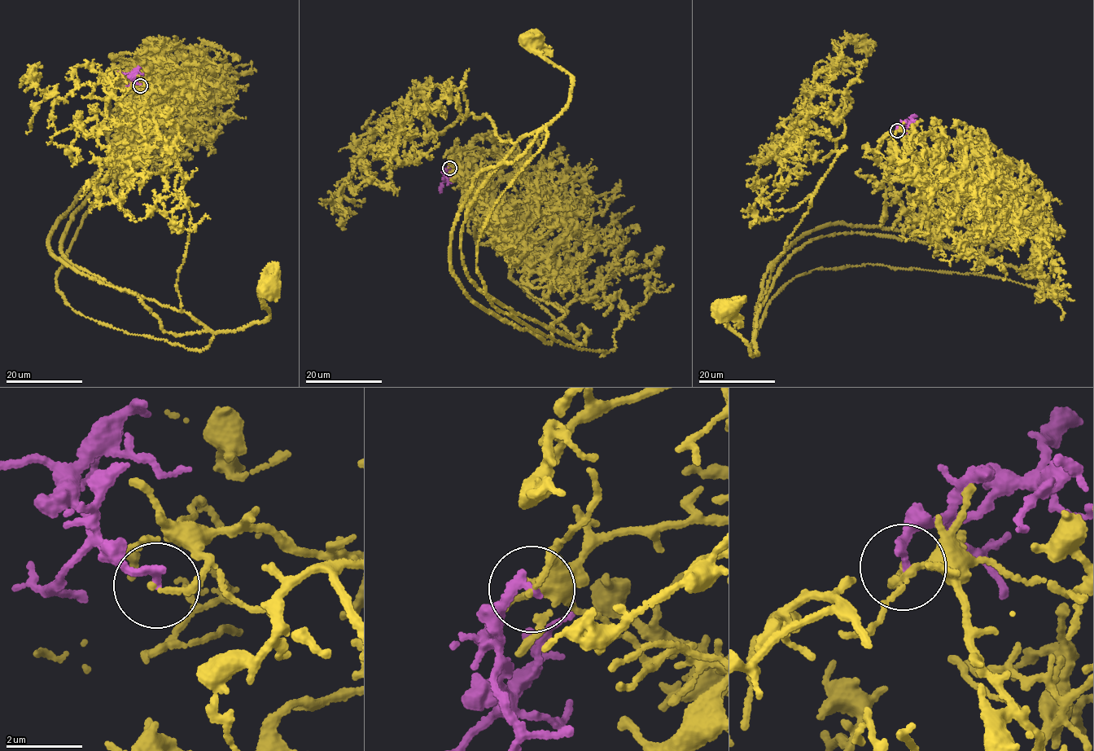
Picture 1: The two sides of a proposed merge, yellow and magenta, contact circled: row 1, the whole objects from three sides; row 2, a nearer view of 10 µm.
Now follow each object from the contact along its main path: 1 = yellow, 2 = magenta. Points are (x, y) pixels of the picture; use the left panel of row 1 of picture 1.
1: (140, 85), (189, 84), (111, 55), (120, 156), (61, 252), (211, 330), (268, 317), (272, 288)
2: (140, 85), (128, 72), (118, 72)

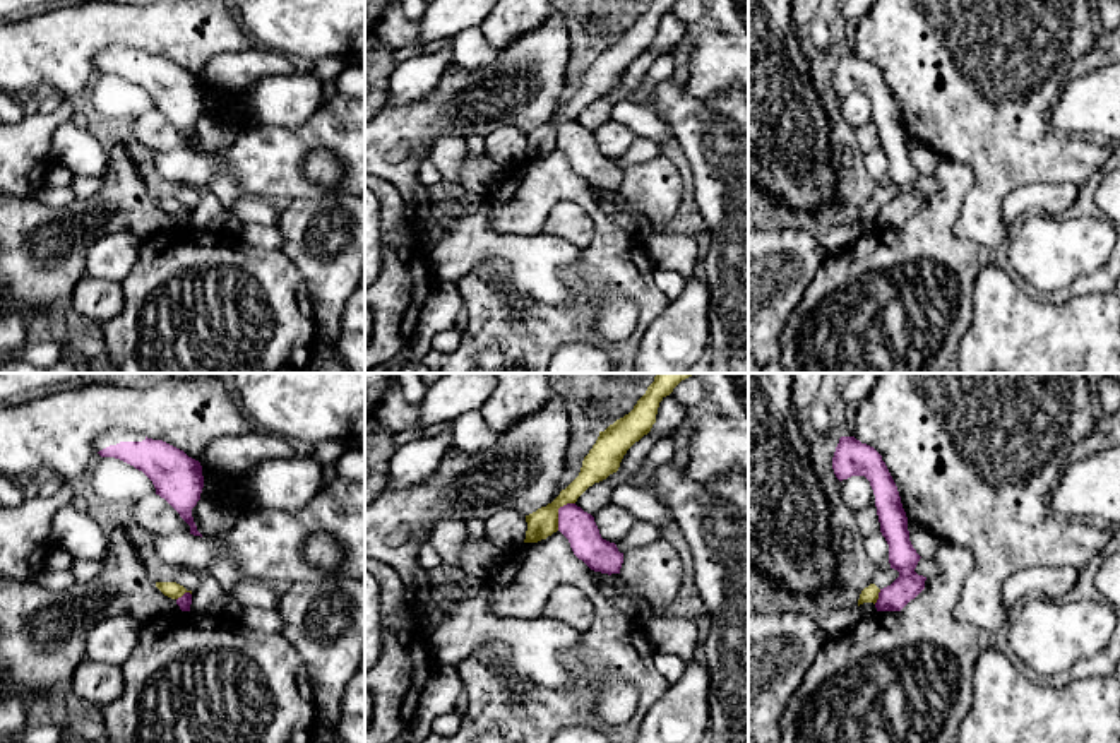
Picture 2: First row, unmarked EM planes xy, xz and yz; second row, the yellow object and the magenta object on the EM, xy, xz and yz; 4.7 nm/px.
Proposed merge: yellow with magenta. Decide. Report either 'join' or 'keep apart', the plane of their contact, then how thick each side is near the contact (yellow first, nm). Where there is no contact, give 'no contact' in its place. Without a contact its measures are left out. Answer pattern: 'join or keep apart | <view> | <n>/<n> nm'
keep apart | xz | 140/160 nm

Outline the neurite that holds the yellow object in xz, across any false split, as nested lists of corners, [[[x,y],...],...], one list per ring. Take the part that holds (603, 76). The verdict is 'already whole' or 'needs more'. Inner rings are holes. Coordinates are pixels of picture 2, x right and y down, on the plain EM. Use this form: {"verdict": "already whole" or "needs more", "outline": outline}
{"verdict": "already whole", "outline": [[[651,0],[634,26],[617,36],[599,53],[582,77],[579,92],[560,108],[546,123],[526,132],[527,147],[524,159],[538,159],[558,147],[558,125],[575,120],[594,99],[617,89],[627,67],[647,51],[656,39],[659,19],[673,9],[678,0]]]}

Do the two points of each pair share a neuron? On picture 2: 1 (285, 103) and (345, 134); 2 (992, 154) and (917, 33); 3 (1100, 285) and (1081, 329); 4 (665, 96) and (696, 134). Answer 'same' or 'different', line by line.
1: different
2: same
3: different
4: same

